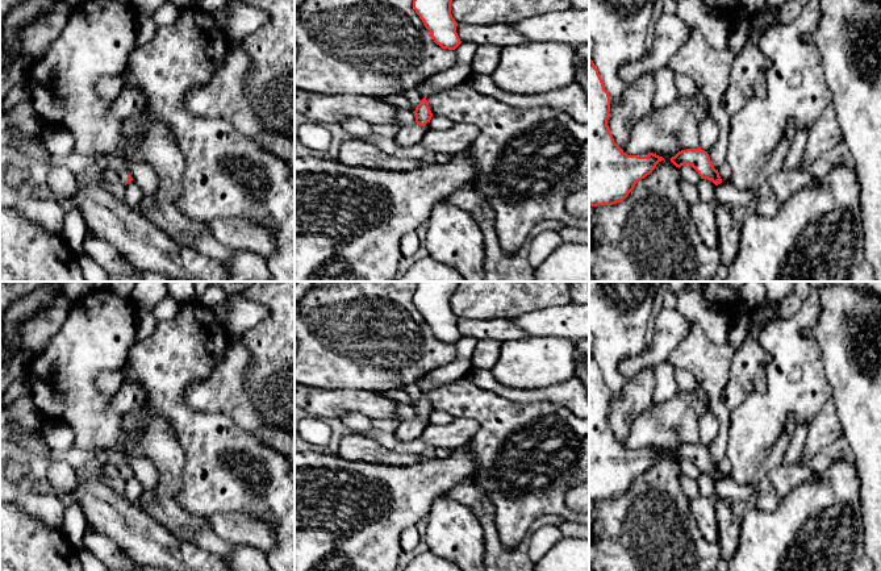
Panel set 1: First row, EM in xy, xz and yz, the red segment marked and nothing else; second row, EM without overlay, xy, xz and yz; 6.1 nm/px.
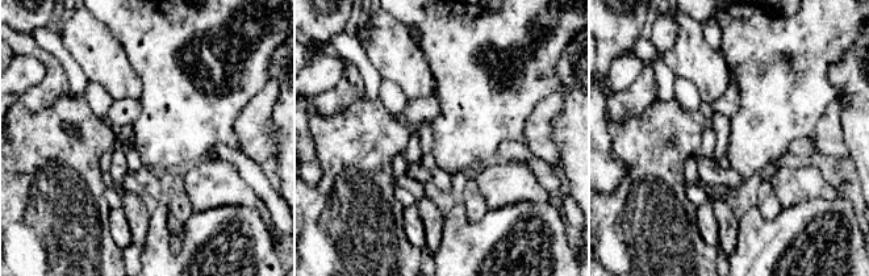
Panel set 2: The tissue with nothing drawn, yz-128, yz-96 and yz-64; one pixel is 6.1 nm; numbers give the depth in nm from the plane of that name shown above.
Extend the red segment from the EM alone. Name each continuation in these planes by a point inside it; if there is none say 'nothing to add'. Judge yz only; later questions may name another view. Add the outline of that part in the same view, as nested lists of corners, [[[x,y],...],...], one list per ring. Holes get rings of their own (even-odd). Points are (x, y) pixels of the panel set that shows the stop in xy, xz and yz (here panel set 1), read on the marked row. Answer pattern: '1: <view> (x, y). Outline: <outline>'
nothing to add

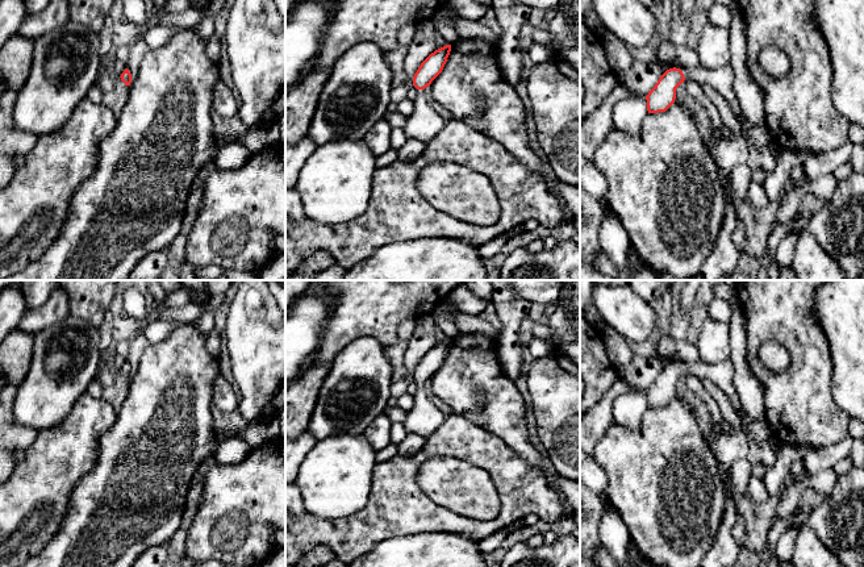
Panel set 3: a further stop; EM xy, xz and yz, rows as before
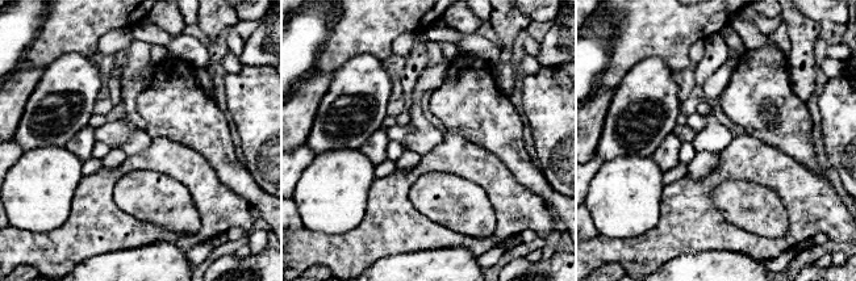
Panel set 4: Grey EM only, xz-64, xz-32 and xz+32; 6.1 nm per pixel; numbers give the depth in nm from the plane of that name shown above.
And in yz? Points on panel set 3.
1: yz (721, 79). Outline: [[[701,64],[697,67],[685,67],[683,74],[684,78],[693,79],[698,84],[709,84],[722,97],[725,97],[734,116],[739,120],[742,128],[748,134],[750,141],[752,143],[755,143],[756,146],[768,146],[772,142],[771,134],[765,125],[763,126],[754,125],[744,117],[734,92],[734,70],[731,64],[711,70]]]

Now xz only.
1: xz (424, 124). Outline: [[[418,89],[414,100],[414,111],[404,126],[406,137],[427,143],[444,125],[446,121],[427,104],[425,89]]]

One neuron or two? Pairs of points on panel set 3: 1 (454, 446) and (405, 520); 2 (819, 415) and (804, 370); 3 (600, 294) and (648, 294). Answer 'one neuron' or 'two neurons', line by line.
1: one neuron
2: one neuron
3: two neurons

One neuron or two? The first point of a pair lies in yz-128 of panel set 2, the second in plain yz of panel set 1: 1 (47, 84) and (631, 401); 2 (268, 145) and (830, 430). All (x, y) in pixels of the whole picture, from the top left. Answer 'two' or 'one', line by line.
1: one
2: one

